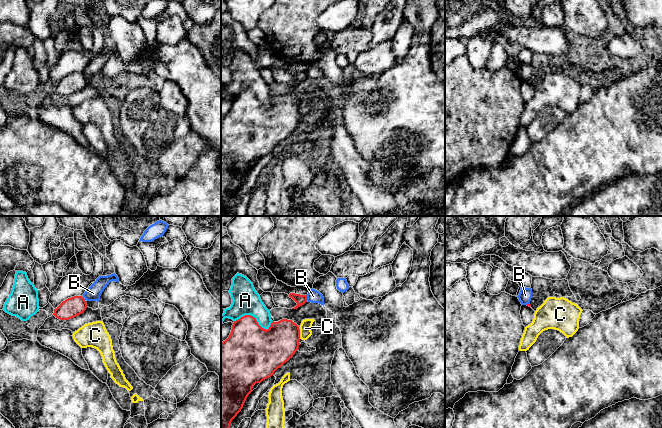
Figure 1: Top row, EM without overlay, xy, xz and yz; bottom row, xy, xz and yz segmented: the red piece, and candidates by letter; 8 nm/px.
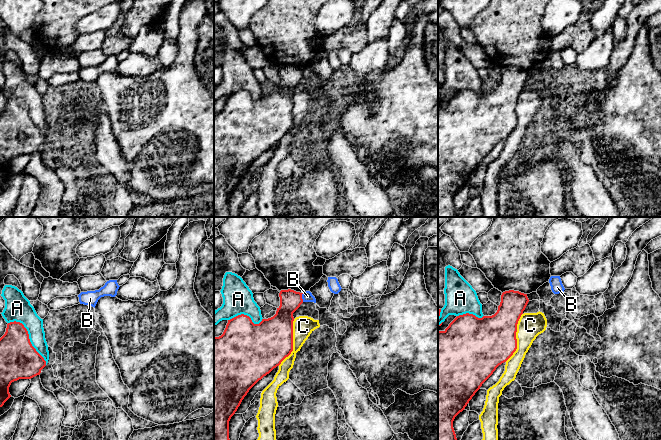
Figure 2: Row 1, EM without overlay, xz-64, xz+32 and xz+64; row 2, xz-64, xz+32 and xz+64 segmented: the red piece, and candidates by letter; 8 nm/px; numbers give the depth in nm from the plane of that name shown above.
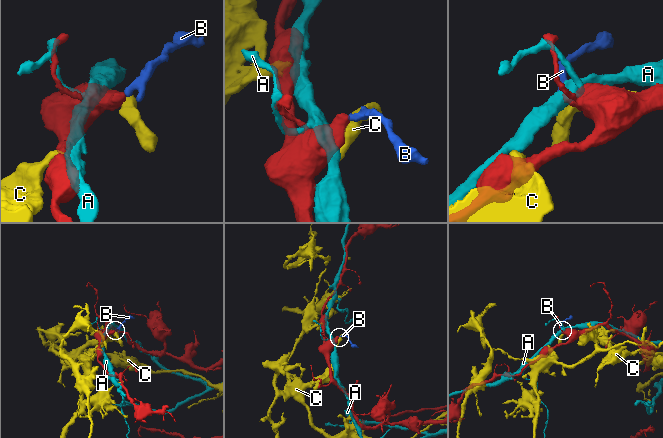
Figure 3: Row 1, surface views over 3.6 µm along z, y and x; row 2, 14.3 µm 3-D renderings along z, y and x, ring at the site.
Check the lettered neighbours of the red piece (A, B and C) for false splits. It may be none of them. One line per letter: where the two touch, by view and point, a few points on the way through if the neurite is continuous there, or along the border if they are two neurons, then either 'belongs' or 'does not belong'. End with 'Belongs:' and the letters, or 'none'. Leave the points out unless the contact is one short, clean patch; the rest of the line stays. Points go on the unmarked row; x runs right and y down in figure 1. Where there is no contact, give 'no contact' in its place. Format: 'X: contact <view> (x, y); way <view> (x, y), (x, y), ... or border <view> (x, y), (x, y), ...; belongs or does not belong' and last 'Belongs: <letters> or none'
A: contact xz (255, 94); does not belong
B: contact xz (306, 74); border xz (306, 71), (307, 76); does not belong
C: contact xz (299, 110); does not belong
Belongs: none

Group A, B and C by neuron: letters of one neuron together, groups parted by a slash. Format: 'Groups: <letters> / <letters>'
Groups: A / B / C

